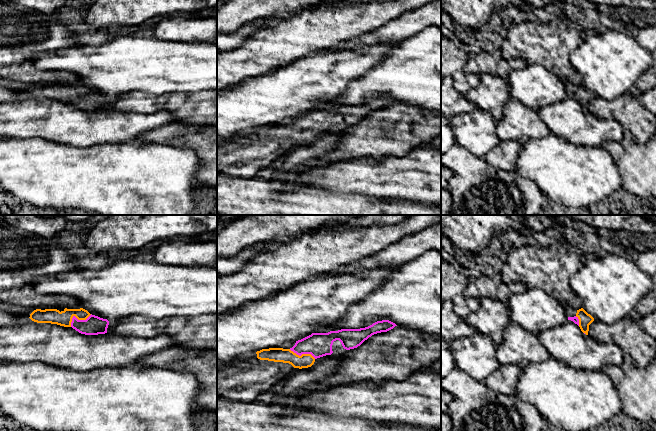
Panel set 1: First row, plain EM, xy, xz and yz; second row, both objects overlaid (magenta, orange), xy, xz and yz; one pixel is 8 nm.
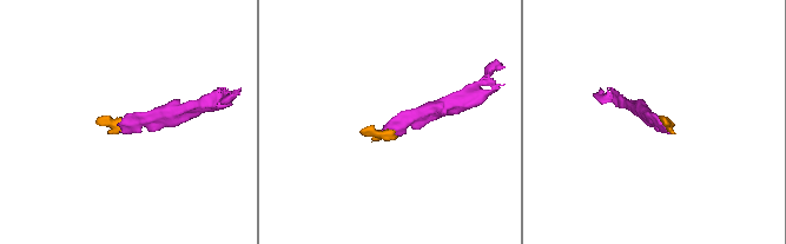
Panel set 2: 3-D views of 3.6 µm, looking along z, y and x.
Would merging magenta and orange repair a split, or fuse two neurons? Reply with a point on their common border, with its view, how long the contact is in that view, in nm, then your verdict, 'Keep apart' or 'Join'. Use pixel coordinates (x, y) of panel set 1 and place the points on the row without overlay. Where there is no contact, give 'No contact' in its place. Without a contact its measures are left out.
Touches magenta at xy (77, 95). Shared border 200 nm. Join

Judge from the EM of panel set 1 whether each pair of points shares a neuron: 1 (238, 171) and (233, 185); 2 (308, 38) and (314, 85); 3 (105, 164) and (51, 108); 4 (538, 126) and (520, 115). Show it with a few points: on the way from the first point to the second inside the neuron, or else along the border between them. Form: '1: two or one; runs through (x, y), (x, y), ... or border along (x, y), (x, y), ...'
1: two; border along (227, 174), (243, 177), (255, 176)
2: two; border along (332, 47), (314, 50), (289, 63)
3: two; border along (112, 143), (97, 143), (86, 147), (66, 145)
4: one; runs through (534, 126), (531, 126), (524, 119)

